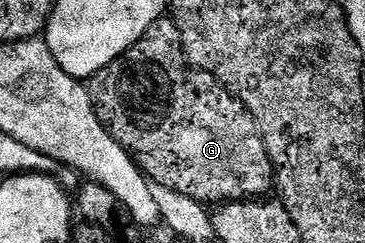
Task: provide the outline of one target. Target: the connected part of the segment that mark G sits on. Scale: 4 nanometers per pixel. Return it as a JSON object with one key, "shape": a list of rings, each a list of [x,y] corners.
{"shape":[[[164,18],[153,22],[153,26],[149,26],[149,30],[145,30],[142,38],[124,56],[118,56],[113,62],[109,62],[109,66],[105,66],[96,76],[91,77],[89,91],[91,101],[95,103],[95,112],[99,115],[99,121],[110,130],[111,137],[133,157],[144,176],[149,180],[160,183],[161,186],[167,186],[178,194],[188,195],[189,198],[199,201],[204,206],[222,206],[233,200],[263,198],[270,193],[267,192],[270,188],[276,187],[277,173],[269,158],[263,136],[259,133],[259,127],[253,118],[253,114],[244,108],[242,102],[229,89],[223,87],[223,83],[217,77],[211,76],[207,72],[198,71],[188,65],[187,58],[183,54],[181,34],[177,30],[174,20]]]}

